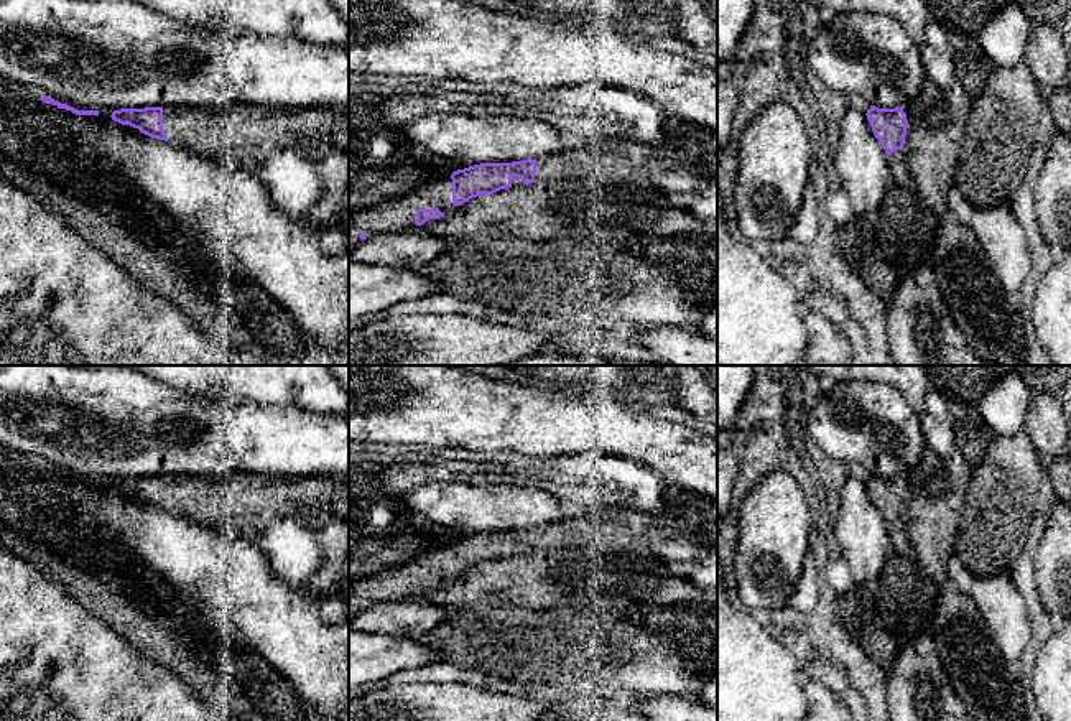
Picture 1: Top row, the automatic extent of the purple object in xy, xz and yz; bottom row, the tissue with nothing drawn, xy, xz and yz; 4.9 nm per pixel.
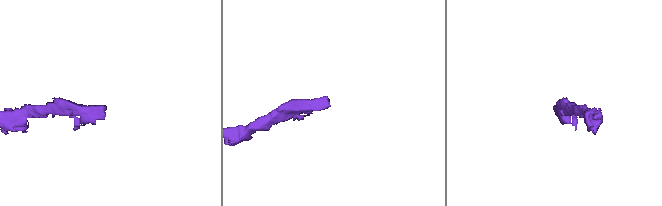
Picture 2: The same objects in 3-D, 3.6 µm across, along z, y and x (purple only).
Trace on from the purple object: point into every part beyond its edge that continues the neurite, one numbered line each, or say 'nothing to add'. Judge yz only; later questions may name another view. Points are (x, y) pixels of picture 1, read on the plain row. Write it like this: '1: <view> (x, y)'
1: yz (900, 540)

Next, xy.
1: xy (194, 496)

